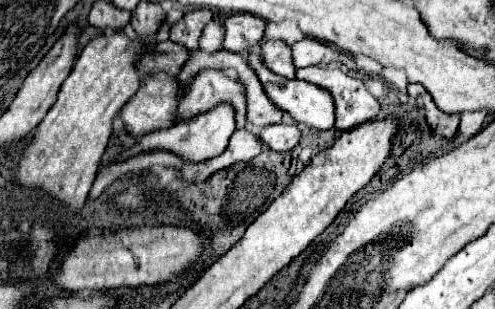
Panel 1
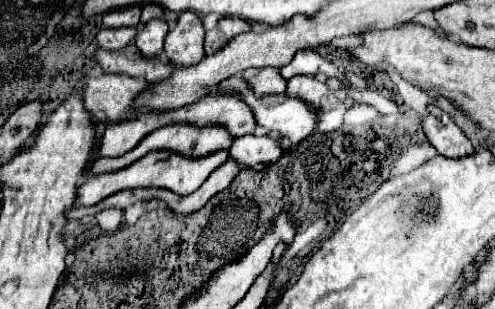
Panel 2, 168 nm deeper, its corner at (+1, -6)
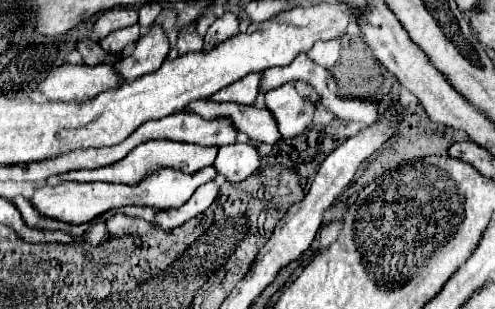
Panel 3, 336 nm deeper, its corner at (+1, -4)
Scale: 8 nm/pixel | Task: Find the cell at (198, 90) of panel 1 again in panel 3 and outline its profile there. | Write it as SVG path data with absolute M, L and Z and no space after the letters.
M150 140L150 142L140 144L138 148L134 148L128 156L118 160L118 164L110 164L110 166L102 166L102 168L94 168L94 170L74 170L74 172L62 174L60 178L62 180L76 180L76 182L122 182L122 184L136 184L148 172L152 172L156 168L164 168L164 166L176 168L176 170L186 172L186 174L198 172L200 168L206 168L206 166L214 164L214 156L216 154L218 154L218 148L202 148L198 144L186 144L186 142L174 142L174 140Z

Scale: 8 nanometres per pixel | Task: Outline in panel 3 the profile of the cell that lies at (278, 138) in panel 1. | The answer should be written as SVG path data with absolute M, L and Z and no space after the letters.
M228 144L218 150L214 166L230 182L240 182L260 168L262 156L254 144Z

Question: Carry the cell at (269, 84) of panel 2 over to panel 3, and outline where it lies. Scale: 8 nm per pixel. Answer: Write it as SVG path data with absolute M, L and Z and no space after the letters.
M250 74L244 76L242 80L222 88L220 92L216 92L214 96L210 96L210 100L214 102L238 102L238 104L254 104L254 100L258 98L258 84L262 82L262 74Z

